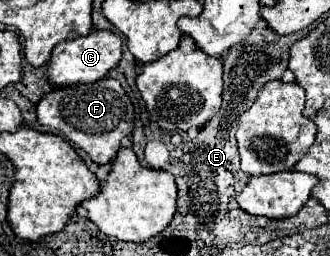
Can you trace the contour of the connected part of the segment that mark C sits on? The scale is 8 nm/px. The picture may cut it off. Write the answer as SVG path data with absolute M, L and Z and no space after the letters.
M93 30L87 36L77 36L73 40L59 42L49 60L49 82L55 88L73 86L73 84L93 84L95 80L101 80L109 74L111 68L115 68L121 60L121 38L109 30Z

